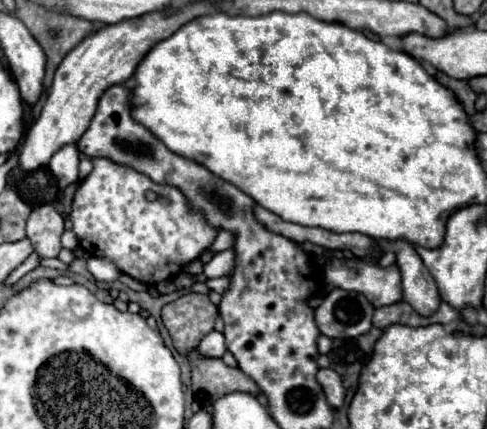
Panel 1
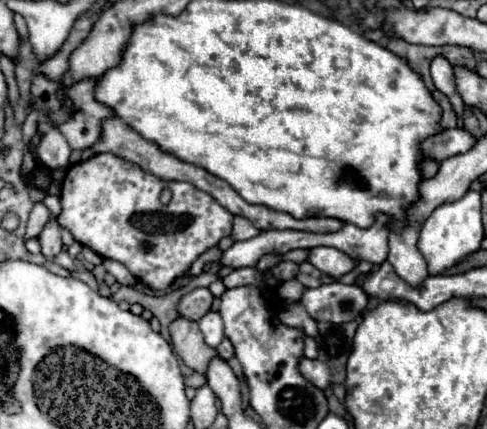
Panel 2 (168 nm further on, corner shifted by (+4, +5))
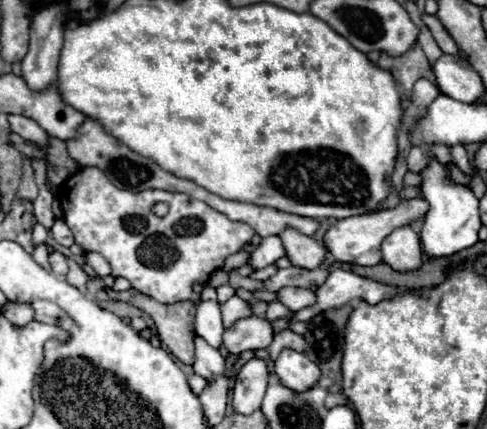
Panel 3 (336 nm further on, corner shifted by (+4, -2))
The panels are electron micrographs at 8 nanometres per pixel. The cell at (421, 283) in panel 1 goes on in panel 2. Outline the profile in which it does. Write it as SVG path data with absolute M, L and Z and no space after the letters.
M407 227L405 231L389 233L389 257L387 261L393 265L395 273L407 281L411 287L421 287L421 283L429 277L427 263L417 249L419 233L415 227Z

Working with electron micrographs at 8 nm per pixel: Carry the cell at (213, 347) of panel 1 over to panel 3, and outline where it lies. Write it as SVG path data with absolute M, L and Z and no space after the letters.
M199 300L195 304L195 334L205 338L213 348L221 346L221 336L223 336L223 322L221 322L221 312L219 304L215 300Z

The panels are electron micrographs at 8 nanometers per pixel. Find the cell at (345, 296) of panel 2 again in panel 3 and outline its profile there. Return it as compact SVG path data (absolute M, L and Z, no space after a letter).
M285 286L277 292L279 296L279 302L285 304L291 312L297 312L309 304L315 302L315 292L313 290L307 290L307 288L291 288L291 286Z

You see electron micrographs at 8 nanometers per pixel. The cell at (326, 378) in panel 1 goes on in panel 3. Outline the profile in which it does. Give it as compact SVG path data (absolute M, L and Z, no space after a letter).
M283 348L275 360L275 374L293 392L305 392L319 380L321 370L305 354Z

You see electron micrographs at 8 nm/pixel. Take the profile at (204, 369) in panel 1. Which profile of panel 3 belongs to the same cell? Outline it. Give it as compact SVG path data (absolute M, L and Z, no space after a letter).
M109 290L109 296L121 302L127 302L145 314L151 316L151 320L157 326L157 334L161 342L171 350L175 358L179 358L185 364L193 364L193 312L195 304L185 300L177 304L161 304L153 300L151 296L137 292L137 290L125 290L115 292Z

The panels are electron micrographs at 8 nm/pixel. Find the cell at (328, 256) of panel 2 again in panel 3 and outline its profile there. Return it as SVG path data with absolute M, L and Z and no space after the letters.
M289 226L289 228L285 228L279 234L279 238L283 242L285 254L291 260L291 264L301 266L301 268L309 268L309 270L321 266L323 256L325 256L325 250L311 236L307 236L307 234L299 232L297 228L291 228Z

